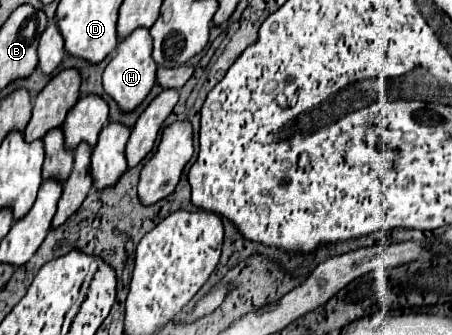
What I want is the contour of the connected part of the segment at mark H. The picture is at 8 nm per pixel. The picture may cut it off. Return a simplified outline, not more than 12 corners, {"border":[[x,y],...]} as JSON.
{"border":[[138,27],[106,65],[104,91],[130,111],[156,81],[150,31]]}

